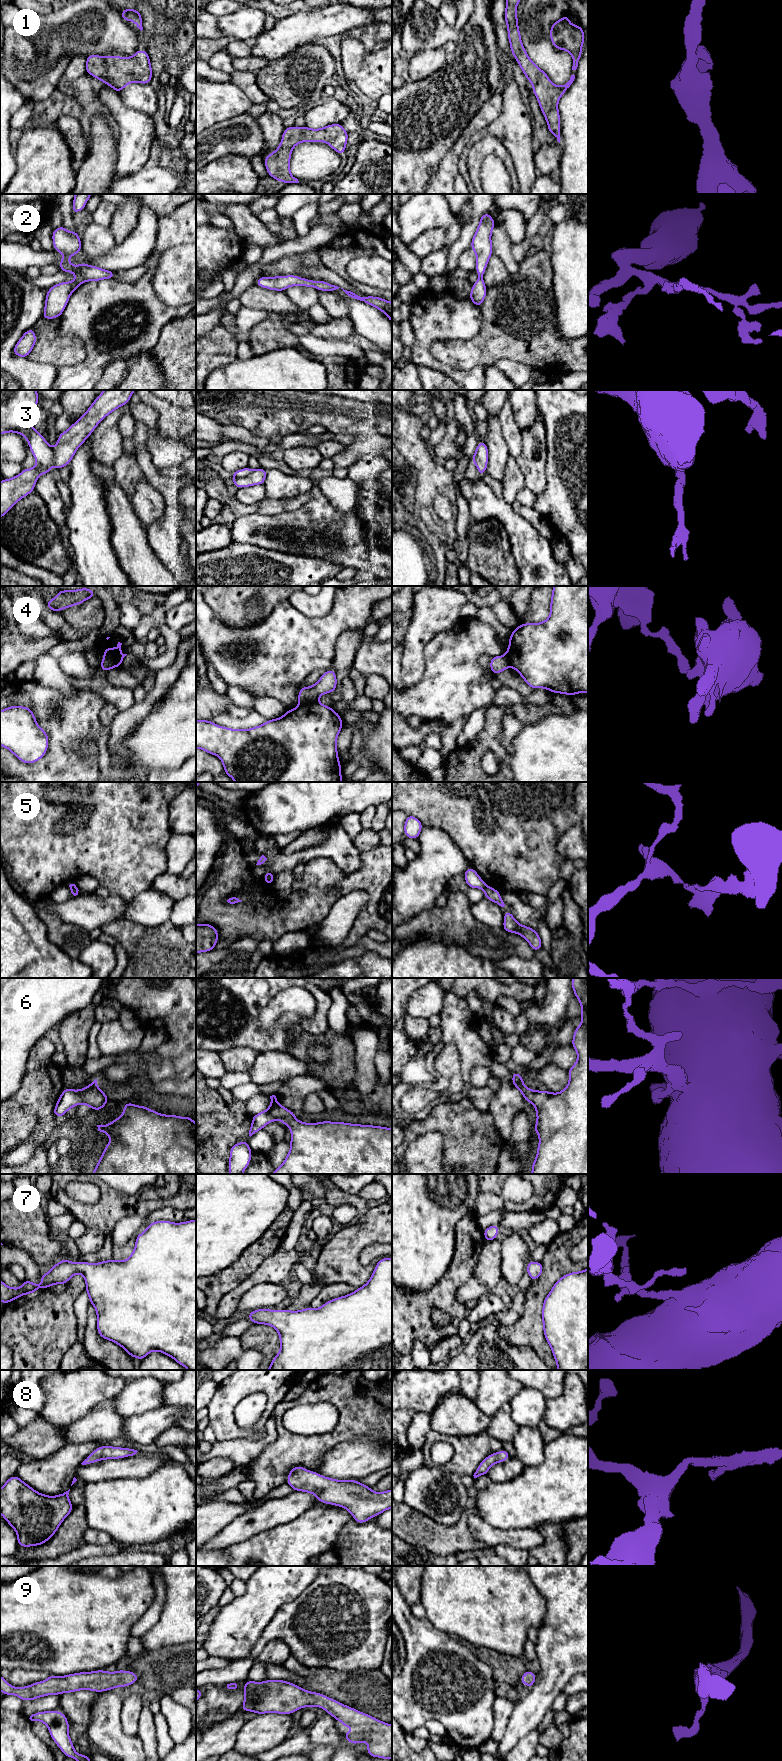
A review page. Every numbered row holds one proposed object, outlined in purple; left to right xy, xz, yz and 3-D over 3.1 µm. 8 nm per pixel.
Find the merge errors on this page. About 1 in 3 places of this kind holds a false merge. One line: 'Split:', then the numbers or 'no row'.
Split: 3, 4, 5

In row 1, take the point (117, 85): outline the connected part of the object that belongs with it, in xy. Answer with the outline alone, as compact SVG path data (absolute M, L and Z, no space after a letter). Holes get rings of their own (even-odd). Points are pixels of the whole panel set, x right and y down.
M137 49L132 57L101 57L96 54L89 55L86 57L86 74L96 77L98 80L113 88L116 92L120 93L124 87L132 82L150 84L152 79L152 67L147 49L143 52Z

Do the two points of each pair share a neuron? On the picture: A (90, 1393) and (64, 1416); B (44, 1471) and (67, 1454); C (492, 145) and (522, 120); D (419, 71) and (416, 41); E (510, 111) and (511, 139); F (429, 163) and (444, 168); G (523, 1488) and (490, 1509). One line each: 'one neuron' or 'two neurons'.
A: one neuron
B: one neuron
C: two neurons
D: two neurons
E: one neuron
F: two neurons
G: one neuron

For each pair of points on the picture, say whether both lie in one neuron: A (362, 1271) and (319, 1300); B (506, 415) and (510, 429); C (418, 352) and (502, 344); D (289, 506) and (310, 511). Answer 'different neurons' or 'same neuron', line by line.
A: different neurons
B: same neuron
C: different neurons
D: different neurons

